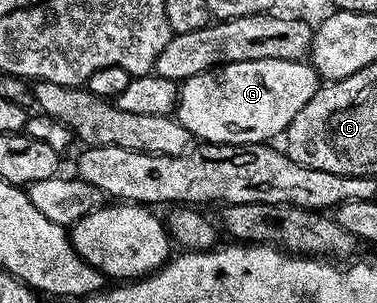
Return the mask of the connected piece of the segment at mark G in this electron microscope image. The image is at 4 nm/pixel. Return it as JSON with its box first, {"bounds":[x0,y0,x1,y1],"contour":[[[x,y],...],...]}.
{"bounds":[176,61,320,143],"contour":[[[236,61],[183,79],[178,89],[176,118],[202,143],[265,143],[281,136],[287,125],[312,101],[320,76],[309,62]]]}

